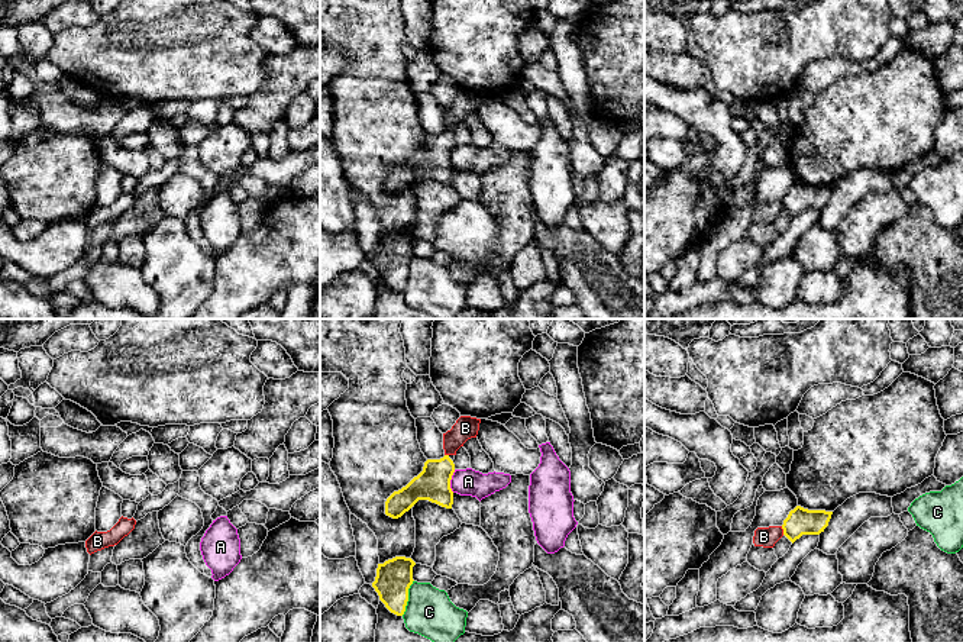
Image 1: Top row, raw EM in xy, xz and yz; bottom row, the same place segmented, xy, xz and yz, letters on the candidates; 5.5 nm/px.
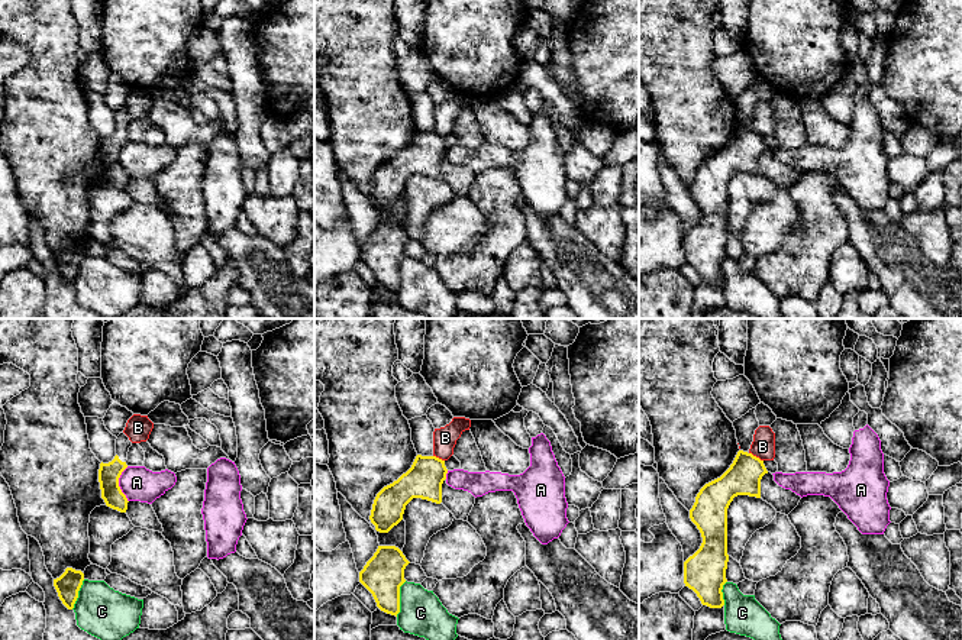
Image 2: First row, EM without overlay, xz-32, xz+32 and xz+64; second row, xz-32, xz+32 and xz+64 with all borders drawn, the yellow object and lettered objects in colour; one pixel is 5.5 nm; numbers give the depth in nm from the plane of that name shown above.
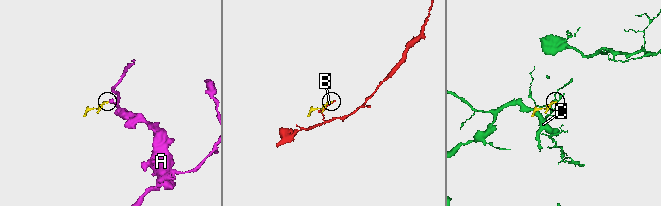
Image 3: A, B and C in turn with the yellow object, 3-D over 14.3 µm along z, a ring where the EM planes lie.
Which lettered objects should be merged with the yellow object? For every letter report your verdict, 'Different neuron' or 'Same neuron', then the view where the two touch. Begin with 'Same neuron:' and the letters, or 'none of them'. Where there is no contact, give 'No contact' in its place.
Same neuron: none of them
A: Different neuron. Touches yellow in xz
B: Different neuron. Touches yellow in yz
C: Different neuron. Touches yellow in xz

